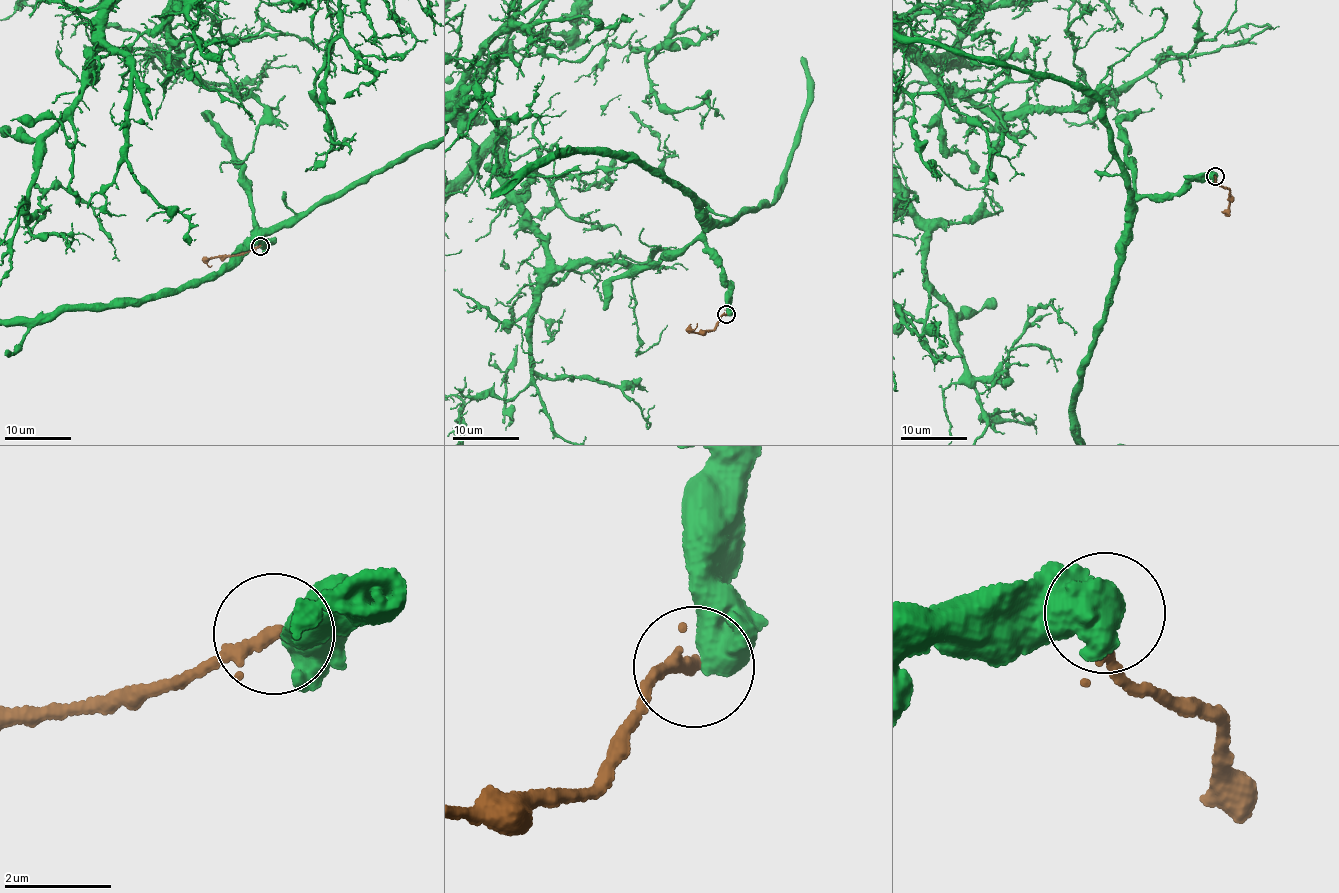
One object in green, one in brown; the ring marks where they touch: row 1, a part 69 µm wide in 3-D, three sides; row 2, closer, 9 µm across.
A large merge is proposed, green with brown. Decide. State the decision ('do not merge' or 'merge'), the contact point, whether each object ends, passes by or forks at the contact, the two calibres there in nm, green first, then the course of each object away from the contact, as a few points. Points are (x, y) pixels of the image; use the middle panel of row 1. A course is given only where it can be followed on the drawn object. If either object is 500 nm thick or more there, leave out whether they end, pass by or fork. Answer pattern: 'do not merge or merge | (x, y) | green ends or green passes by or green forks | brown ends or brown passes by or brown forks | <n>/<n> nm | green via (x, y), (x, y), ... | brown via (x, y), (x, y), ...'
do not merge | (726, 314) | 600/200 nm | brown via (726, 314), (721, 316), (718, 325), (699, 332), (692, 330), (697, 323)

